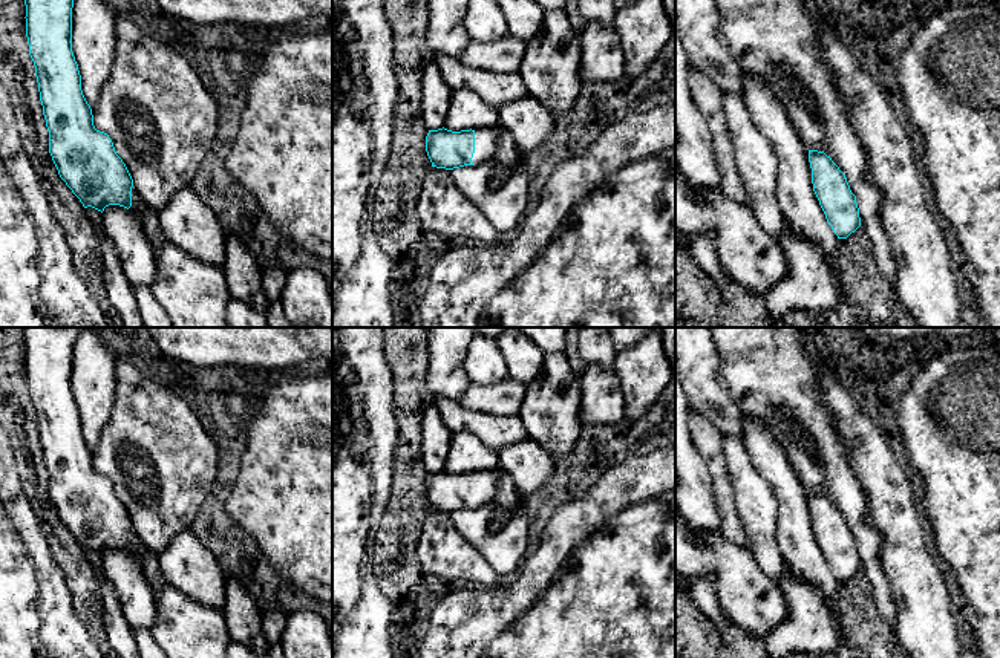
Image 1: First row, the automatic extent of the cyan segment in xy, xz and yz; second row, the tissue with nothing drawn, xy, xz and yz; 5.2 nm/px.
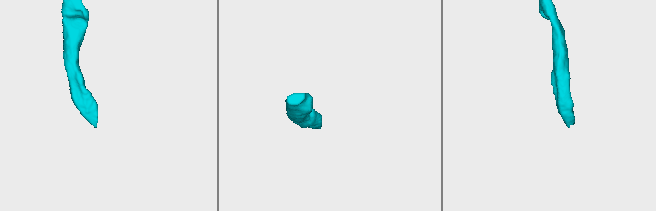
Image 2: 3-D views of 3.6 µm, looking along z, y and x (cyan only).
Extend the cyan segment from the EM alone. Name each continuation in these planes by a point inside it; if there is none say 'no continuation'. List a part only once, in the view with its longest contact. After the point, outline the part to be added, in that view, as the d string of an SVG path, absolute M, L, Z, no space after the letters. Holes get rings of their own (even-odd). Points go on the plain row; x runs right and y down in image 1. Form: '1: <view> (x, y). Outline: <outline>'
1: xz (486, 482). Outline: M475 471L475 496L472 500L473 508L487 503L498 487L496 471Z

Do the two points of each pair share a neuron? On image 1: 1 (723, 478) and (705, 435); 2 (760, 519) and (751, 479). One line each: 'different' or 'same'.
1: same
2: same

